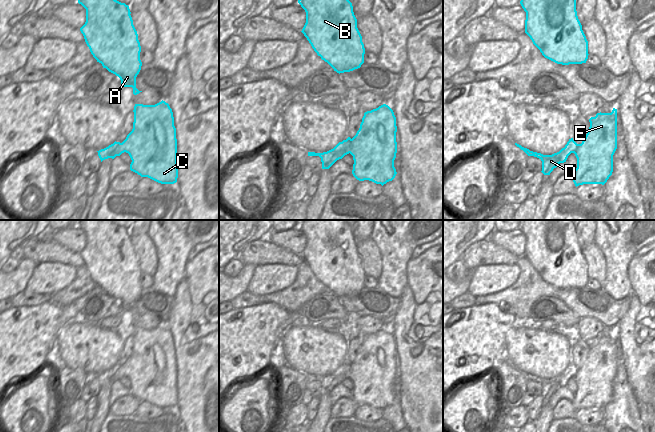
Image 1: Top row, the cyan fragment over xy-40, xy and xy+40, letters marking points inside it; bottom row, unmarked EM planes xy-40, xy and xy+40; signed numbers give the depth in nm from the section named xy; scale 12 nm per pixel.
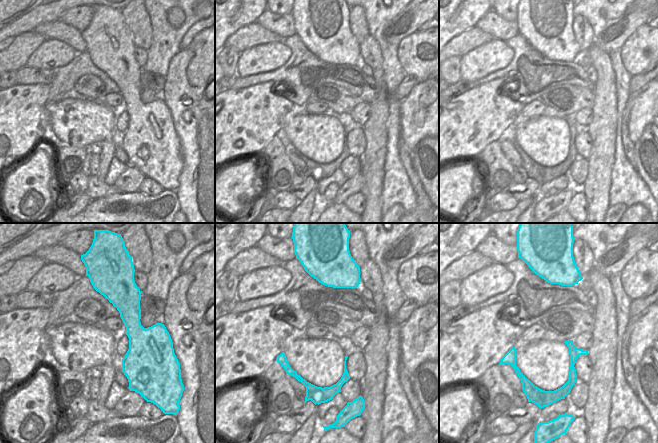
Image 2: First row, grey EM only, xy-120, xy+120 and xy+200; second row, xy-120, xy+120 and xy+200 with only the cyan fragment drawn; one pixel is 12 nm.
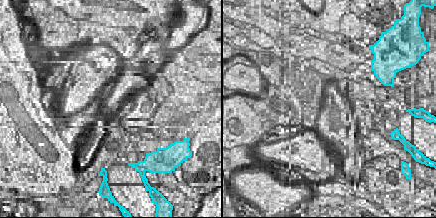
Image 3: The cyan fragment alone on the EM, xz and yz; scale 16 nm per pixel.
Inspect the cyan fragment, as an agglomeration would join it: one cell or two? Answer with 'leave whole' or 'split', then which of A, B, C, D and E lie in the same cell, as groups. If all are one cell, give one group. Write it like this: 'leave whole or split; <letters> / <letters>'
split; A B C E / D

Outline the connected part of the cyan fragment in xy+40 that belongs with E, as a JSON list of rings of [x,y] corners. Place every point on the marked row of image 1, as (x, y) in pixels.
[[[613,108],[611,113],[597,113],[589,122],[588,132],[574,153],[577,168],[572,179],[576,187],[583,184],[604,185],[613,172],[613,155],[617,149],[617,109]]]

